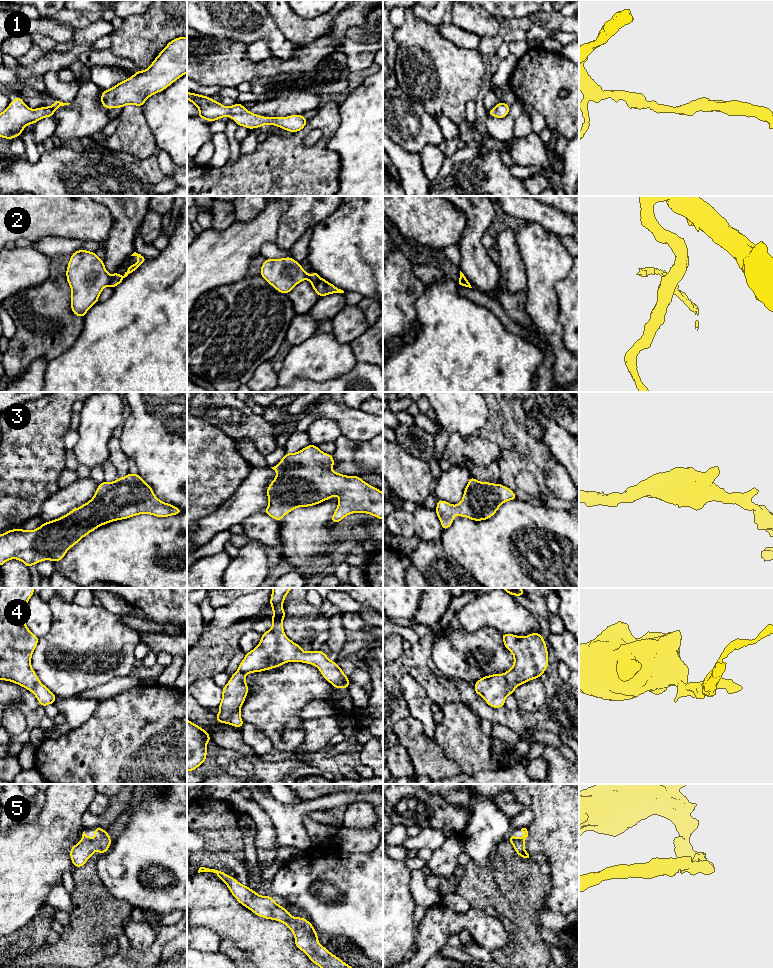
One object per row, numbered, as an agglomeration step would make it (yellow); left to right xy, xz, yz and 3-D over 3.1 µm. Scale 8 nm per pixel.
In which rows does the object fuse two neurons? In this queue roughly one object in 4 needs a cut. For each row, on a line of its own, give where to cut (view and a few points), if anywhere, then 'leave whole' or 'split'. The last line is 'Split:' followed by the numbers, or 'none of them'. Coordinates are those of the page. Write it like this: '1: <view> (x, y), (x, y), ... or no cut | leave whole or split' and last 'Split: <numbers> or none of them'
1: no cut | leave whole
2: xy (110, 276), (108, 284) | split
3: no cut | leave whole
4: no cut | leave whole
5: no cut | leave whole
Split: 2

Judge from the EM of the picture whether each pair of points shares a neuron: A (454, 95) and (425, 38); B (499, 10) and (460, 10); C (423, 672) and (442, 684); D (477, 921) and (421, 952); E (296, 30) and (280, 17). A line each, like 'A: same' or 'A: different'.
A: same
B: different
C: same
D: same
E: same

